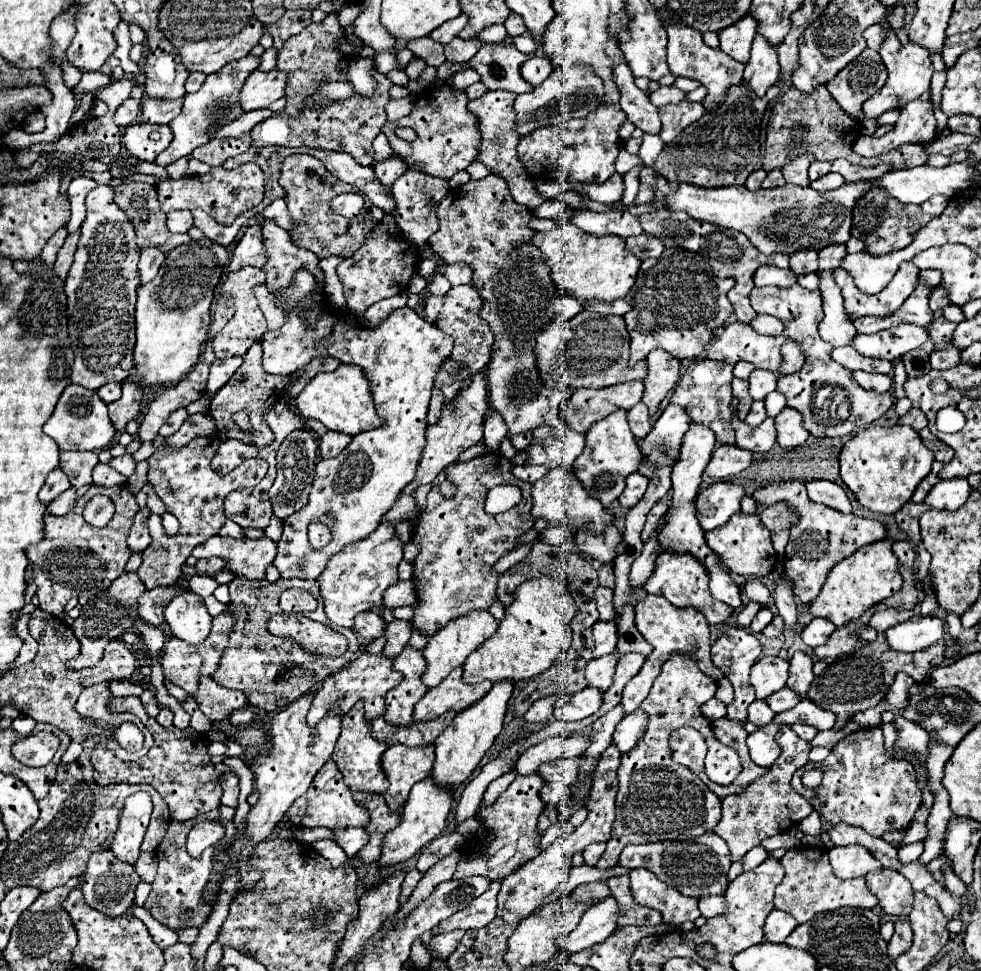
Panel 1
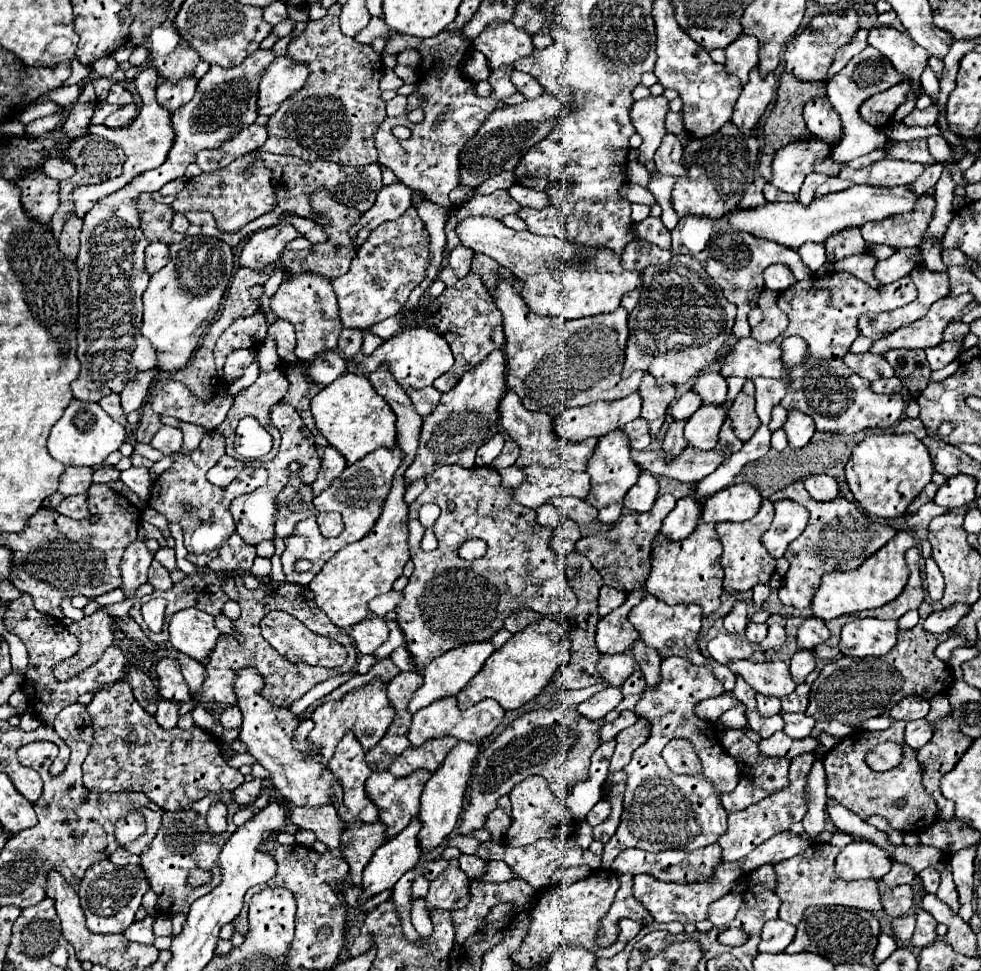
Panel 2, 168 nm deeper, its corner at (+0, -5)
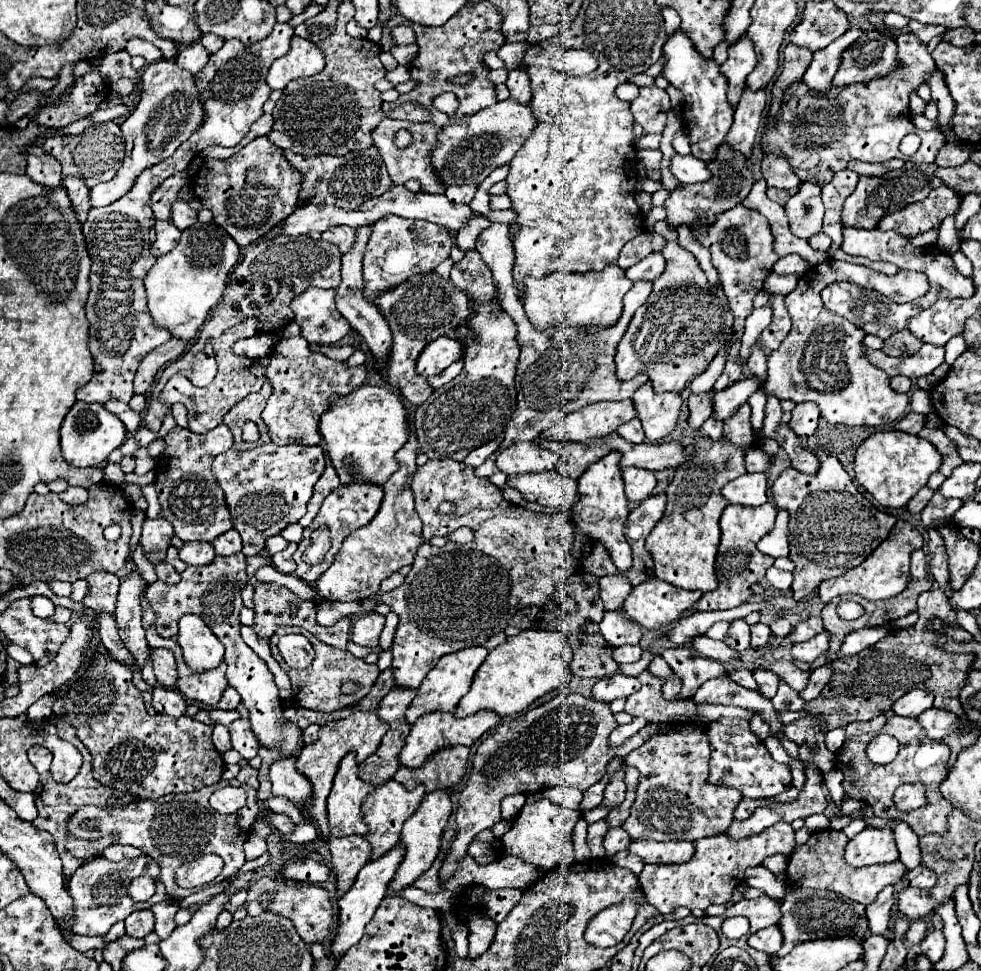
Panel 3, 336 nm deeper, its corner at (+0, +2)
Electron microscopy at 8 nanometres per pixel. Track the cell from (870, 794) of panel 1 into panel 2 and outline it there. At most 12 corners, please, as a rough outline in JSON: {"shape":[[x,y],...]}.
{"shape":[[906,721],[858,731],[824,755],[828,799],[900,833],[938,819],[916,751],[872,771],[866,755],[904,743]]}

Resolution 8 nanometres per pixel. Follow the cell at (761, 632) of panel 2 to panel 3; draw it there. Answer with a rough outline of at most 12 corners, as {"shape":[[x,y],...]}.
{"shape":[[758,622],[752,626],[752,648],[764,648],[770,628]]}

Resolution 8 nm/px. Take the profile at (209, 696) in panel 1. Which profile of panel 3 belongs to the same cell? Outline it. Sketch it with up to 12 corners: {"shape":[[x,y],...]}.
{"shape":[[116,574],[88,576],[82,604],[94,612],[116,610]]}

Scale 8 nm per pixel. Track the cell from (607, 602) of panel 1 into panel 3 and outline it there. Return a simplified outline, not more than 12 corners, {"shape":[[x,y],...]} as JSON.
{"shape":[[622,574],[598,580],[606,610],[622,608],[632,590]]}

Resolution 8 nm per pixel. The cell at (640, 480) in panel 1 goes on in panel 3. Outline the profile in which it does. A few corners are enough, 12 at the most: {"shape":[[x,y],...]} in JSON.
{"shape":[[624,468],[626,496],[642,502],[652,496],[656,478],[650,470]]}

